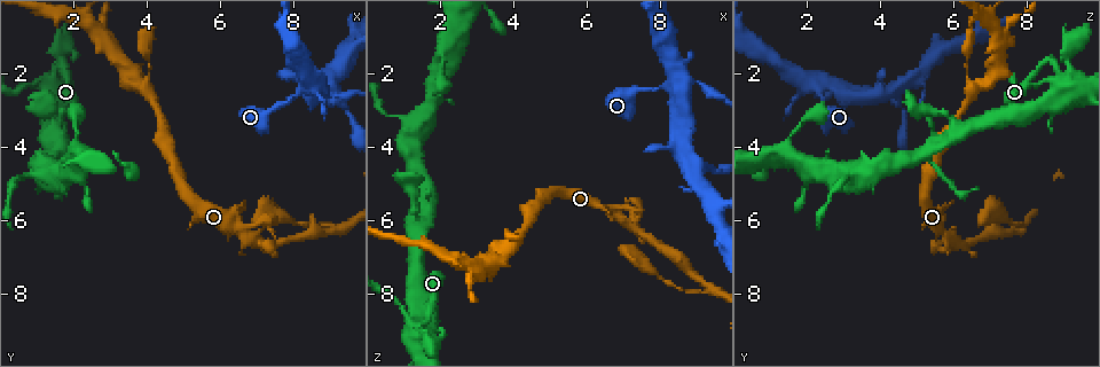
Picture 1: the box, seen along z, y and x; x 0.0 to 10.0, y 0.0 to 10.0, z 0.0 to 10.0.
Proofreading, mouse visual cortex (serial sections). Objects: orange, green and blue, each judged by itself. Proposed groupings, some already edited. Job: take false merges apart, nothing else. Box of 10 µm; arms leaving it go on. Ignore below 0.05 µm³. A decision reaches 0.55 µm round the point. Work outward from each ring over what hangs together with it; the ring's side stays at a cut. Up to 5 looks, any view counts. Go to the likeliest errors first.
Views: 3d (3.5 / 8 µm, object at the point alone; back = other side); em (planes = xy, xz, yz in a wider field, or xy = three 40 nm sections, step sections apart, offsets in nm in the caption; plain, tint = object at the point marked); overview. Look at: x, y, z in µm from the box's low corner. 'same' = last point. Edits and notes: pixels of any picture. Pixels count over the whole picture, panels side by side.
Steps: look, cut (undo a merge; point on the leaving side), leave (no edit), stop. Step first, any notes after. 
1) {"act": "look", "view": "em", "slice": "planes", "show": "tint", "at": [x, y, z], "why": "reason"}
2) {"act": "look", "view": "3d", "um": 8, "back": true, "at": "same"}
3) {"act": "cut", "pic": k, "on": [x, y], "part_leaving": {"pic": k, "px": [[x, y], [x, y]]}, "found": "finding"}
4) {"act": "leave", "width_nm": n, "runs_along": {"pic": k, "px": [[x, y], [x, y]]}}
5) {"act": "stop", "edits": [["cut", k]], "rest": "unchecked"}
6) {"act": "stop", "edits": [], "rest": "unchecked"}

{"act": "look", "view": "3d", "um": 3.5, "at": [9.35, 6.30, 7.90], "why": "abrupt turn"}

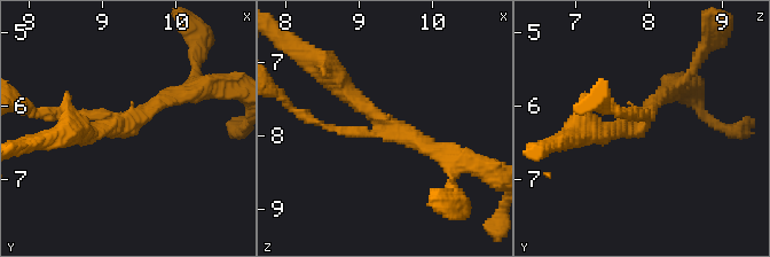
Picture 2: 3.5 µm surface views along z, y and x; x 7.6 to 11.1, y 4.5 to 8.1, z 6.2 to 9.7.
{"act": "look", "view": "em", "slice": "xy", "step": 3, "show": "tint", "at": [9.25, 6.35, 7.85], "arms": 3, "arm_widths_nm": [100, 200, 300], "why": "shape alone is not enough"}

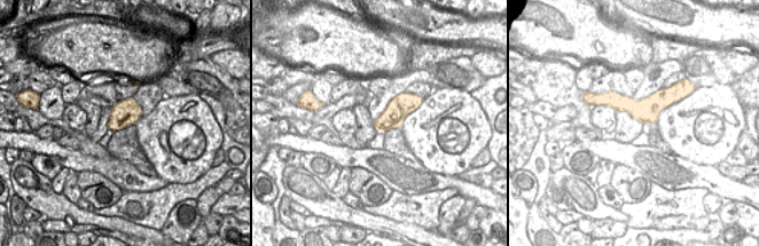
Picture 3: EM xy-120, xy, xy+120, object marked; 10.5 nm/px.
{"act": "leave", "runs_along": {"pic": 2, "px": [[582, 132], [642, 129], [633, 115]]}, "found": "all the same cell"}

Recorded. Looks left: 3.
{"act": "look", "view": "3d", "um": 3.5, "at": [4.00, 2.40, 6.60], "why": "a fork"}

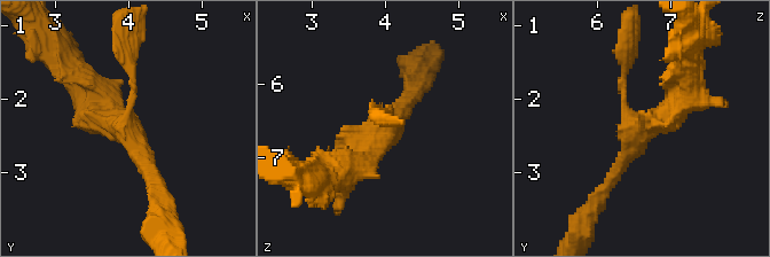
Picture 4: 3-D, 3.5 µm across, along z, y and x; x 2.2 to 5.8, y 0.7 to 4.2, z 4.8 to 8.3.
{"act": "look", "view": "em", "slice": "xy", "step": 3, "show": "tint", "at": [3.95, 2.45, 6.65], "why": "need the tissue"}

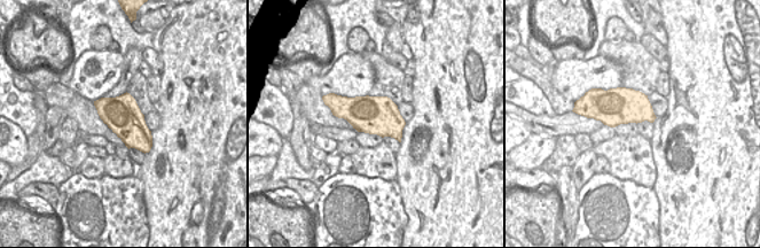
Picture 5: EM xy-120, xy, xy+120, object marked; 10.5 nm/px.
{"act": "leave", "arms": 3, "arm_widths_nm": [100, 200, 400], "runs_along": {"pic": 4, "px": [[605, 186], [690, 87]]}, "found": "one cell here"}

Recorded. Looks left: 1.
{"act": "stop", "edits": [], "rest": "unchecked"}

